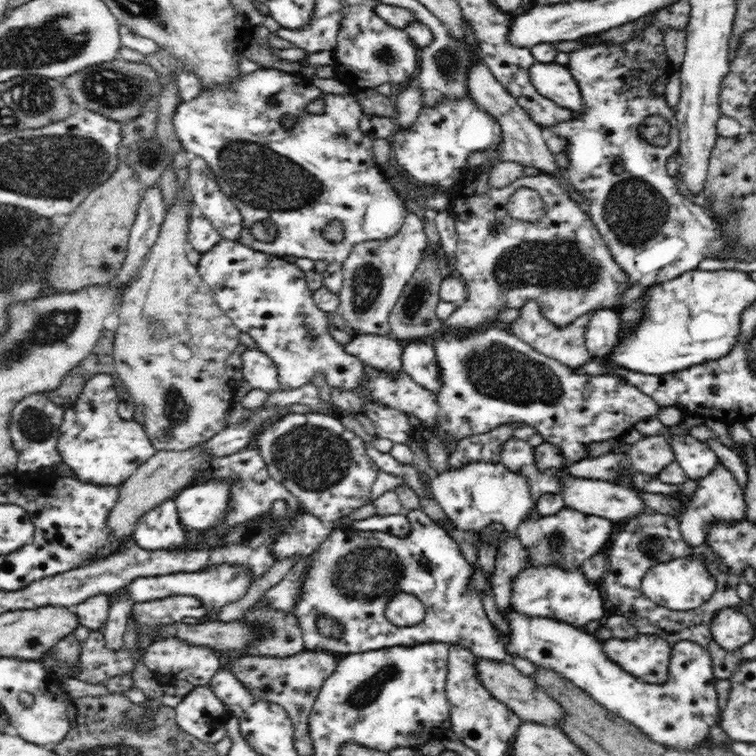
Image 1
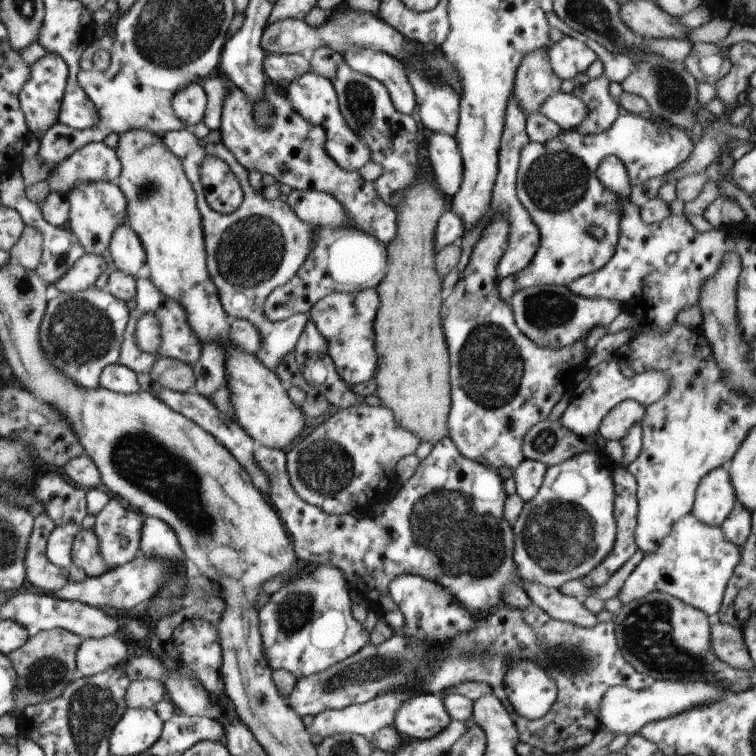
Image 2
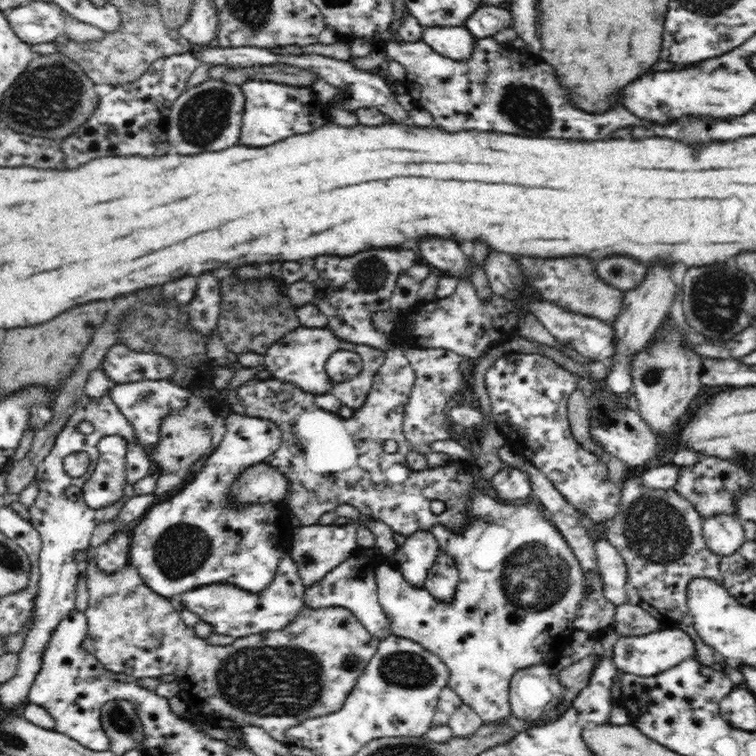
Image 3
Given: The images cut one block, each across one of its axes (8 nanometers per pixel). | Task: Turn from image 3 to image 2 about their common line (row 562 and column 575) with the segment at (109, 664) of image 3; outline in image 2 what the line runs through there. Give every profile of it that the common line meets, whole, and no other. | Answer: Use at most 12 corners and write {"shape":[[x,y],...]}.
{"shape":[[607,76],[571,94],[589,108],[575,132],[595,136],[609,130],[621,108],[609,94]]}

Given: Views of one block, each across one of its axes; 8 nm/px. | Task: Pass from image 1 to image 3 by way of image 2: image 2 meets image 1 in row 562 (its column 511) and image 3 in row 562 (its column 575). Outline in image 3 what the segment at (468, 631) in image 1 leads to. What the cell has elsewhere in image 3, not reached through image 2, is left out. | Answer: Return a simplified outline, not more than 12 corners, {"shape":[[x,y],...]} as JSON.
{"shape":[[352,556],[306,588],[310,608],[348,608],[384,640],[392,634],[378,602],[376,564]]}

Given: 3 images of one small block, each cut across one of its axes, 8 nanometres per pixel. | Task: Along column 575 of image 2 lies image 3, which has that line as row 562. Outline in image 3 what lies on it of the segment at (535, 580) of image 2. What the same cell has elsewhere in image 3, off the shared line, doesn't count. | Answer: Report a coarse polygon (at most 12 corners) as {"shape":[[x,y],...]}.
{"shape":[[536,500],[432,528],[450,604],[376,564],[392,636],[484,724],[564,656],[584,568]]}

